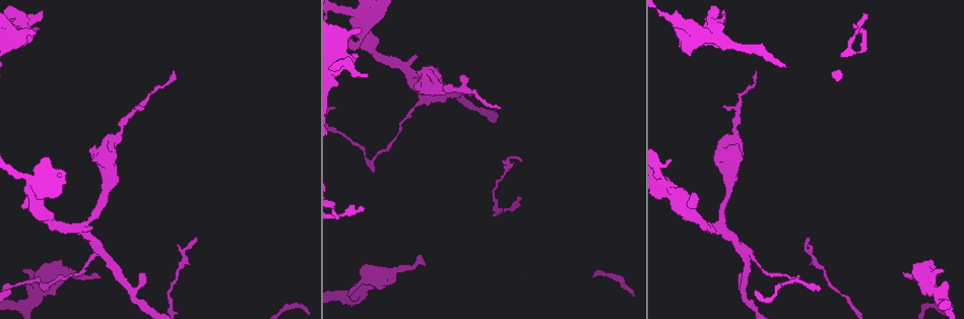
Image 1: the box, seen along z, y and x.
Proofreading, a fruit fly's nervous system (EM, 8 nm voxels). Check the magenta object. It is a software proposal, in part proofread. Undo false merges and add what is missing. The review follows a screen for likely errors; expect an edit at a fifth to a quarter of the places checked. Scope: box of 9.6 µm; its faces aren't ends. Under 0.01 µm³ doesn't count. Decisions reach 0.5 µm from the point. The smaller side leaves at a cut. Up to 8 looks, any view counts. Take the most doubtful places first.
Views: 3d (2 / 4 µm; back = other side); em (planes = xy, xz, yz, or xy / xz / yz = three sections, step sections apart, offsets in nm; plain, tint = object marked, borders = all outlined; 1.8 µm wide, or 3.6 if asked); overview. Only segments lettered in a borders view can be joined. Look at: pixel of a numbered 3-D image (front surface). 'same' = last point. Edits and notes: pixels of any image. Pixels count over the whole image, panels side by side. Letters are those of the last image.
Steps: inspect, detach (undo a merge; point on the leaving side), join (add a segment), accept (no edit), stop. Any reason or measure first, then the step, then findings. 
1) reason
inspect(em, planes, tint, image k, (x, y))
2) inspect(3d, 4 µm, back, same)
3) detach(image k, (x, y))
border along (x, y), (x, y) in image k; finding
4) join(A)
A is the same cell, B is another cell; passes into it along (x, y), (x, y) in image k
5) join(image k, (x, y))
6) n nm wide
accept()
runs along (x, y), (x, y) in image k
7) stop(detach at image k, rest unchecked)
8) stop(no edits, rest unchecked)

inspect(3d, 4 µm, back, image 1, (419, 256))

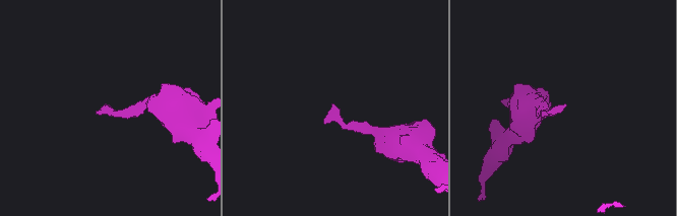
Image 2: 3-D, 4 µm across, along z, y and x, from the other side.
now the EM
inspect(em, xz, step 4, tint, image 2, (107, 105))

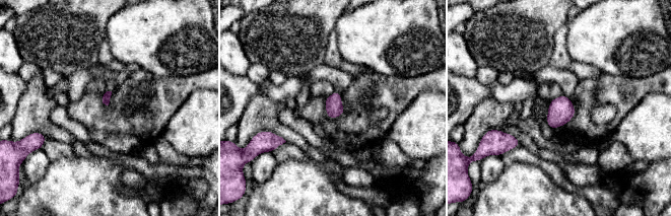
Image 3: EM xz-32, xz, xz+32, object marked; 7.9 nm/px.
inspect(em, planes, borders, same)

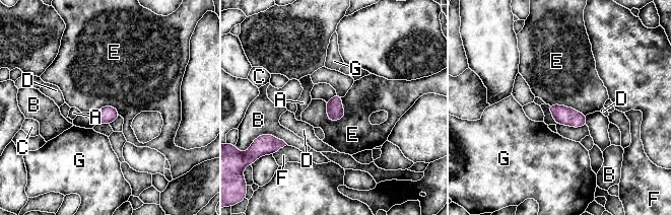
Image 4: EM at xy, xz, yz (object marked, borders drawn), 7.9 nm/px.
accept()
A, B, C, D, E, F and G are other cells; border along (342, 97), (345, 115), (329, 121) in image 4; no lettered segment goes on from it

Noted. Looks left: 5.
stops while still wide
inspect(3d, 4 µm, back, image 1, (357, 56))

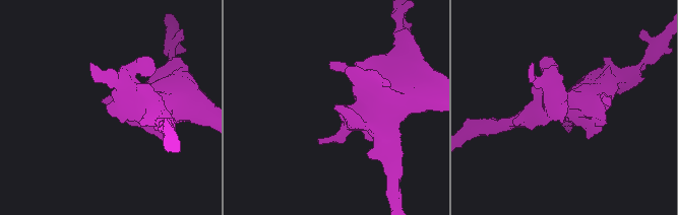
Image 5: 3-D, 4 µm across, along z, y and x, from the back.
need the tissue
inspect(em, xz, step 8, tint, image 5, (564, 105))

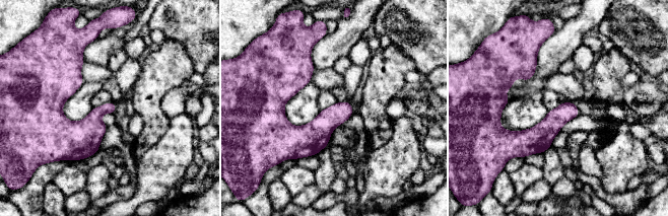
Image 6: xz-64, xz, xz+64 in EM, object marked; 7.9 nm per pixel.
another direction
inspect(em, planes, borders, same)

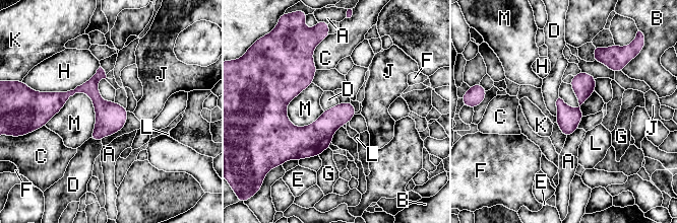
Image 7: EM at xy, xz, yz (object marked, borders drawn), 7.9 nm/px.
accept()
A, B, C, D, E, F, G, H, J, K, L and M are other cells; border along (559, 97), (556, 101), (555, 116) in image 7; none of them fits

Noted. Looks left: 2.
branch stops here
inspect(em, planes, borders, image 1, (24, 270))

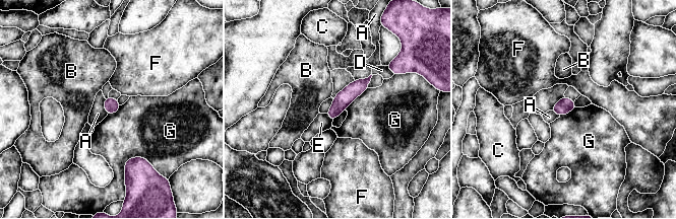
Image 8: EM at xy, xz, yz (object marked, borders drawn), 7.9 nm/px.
accept()
A, B, C, D, E, F and G are other cells; runs along (367, 80), (358, 86), (329, 114) in image 8; none of them fits

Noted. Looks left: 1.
stop(no edits, rest unchecked)

